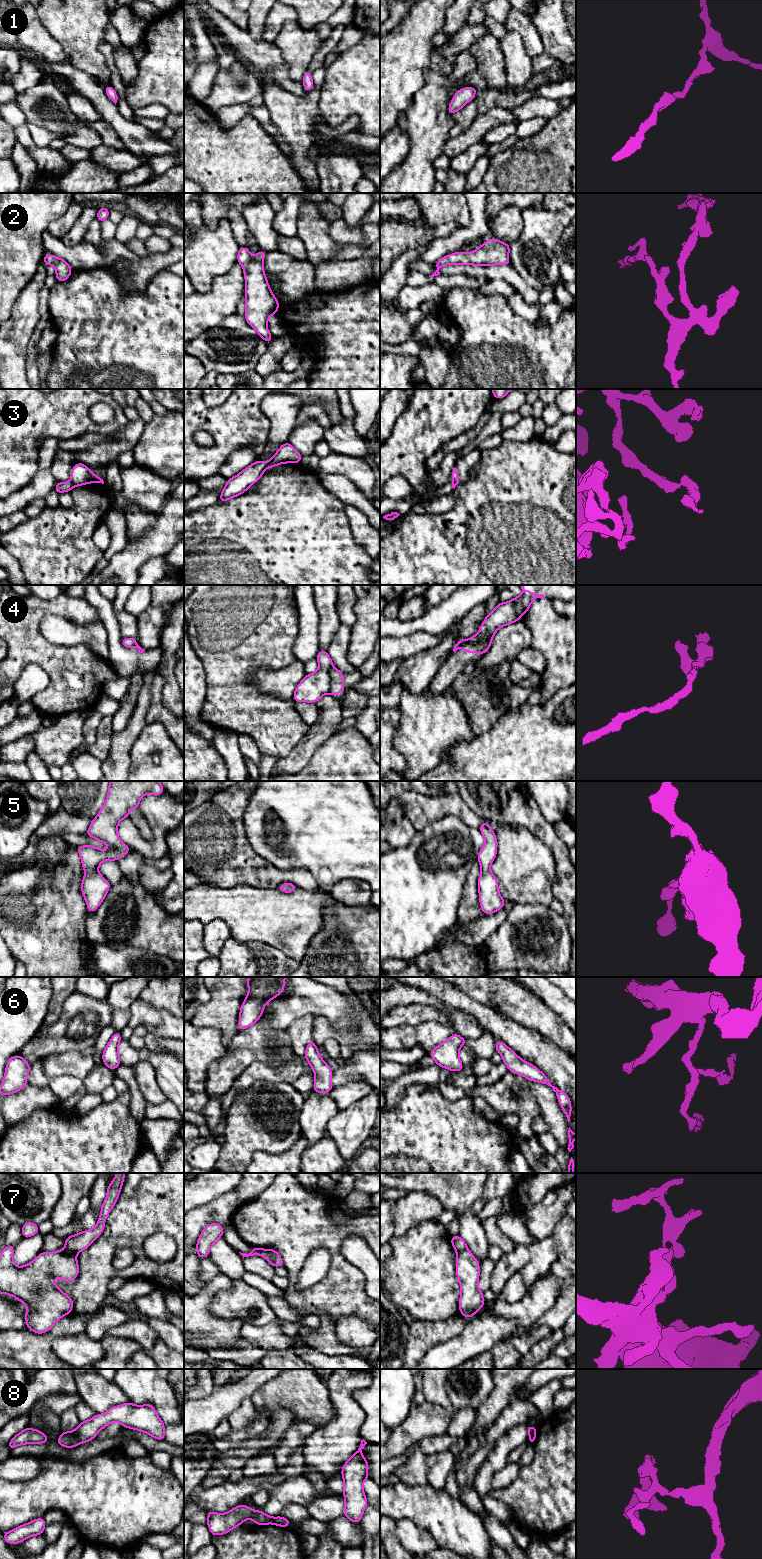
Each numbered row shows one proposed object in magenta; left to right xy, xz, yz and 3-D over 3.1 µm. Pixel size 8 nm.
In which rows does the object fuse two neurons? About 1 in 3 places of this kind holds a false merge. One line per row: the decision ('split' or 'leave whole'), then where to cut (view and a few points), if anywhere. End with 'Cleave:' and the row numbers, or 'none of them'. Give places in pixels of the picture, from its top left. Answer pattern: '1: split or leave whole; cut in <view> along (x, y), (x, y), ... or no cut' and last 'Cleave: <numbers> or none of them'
1: leave whole; no cut
2: leave whole; no cut
3: split; cut in xz along (267, 462), (268, 466)
4: split; cut in xz along (332, 665), (329, 670), (328, 692)
5: leave whole; no cut
6: leave whole; no cut
7: split; cut in xz along (263, 1249), (269, 1252), (274, 1265)
8: leave whole; no cut
Cleave: 3, 4, 7

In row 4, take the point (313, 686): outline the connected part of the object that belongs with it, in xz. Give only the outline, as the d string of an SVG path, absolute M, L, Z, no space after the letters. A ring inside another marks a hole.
M319 650L315 658L319 663L319 668L312 674L306 674L297 685L293 694L295 702L316 703L330 691L329 670L333 666L332 660L326 650Z

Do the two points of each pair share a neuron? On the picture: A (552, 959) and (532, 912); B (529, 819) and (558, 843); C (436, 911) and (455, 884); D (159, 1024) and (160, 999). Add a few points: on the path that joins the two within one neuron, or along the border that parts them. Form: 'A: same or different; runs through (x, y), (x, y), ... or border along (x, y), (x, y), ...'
A: same; runs through (546, 947), (533, 936), (531, 932), (532, 924)
B: same; runs through (536, 825), (551, 839)
C: same; runs through (436, 904), (448, 891)
D: different; border along (139, 997), (173, 1015)

